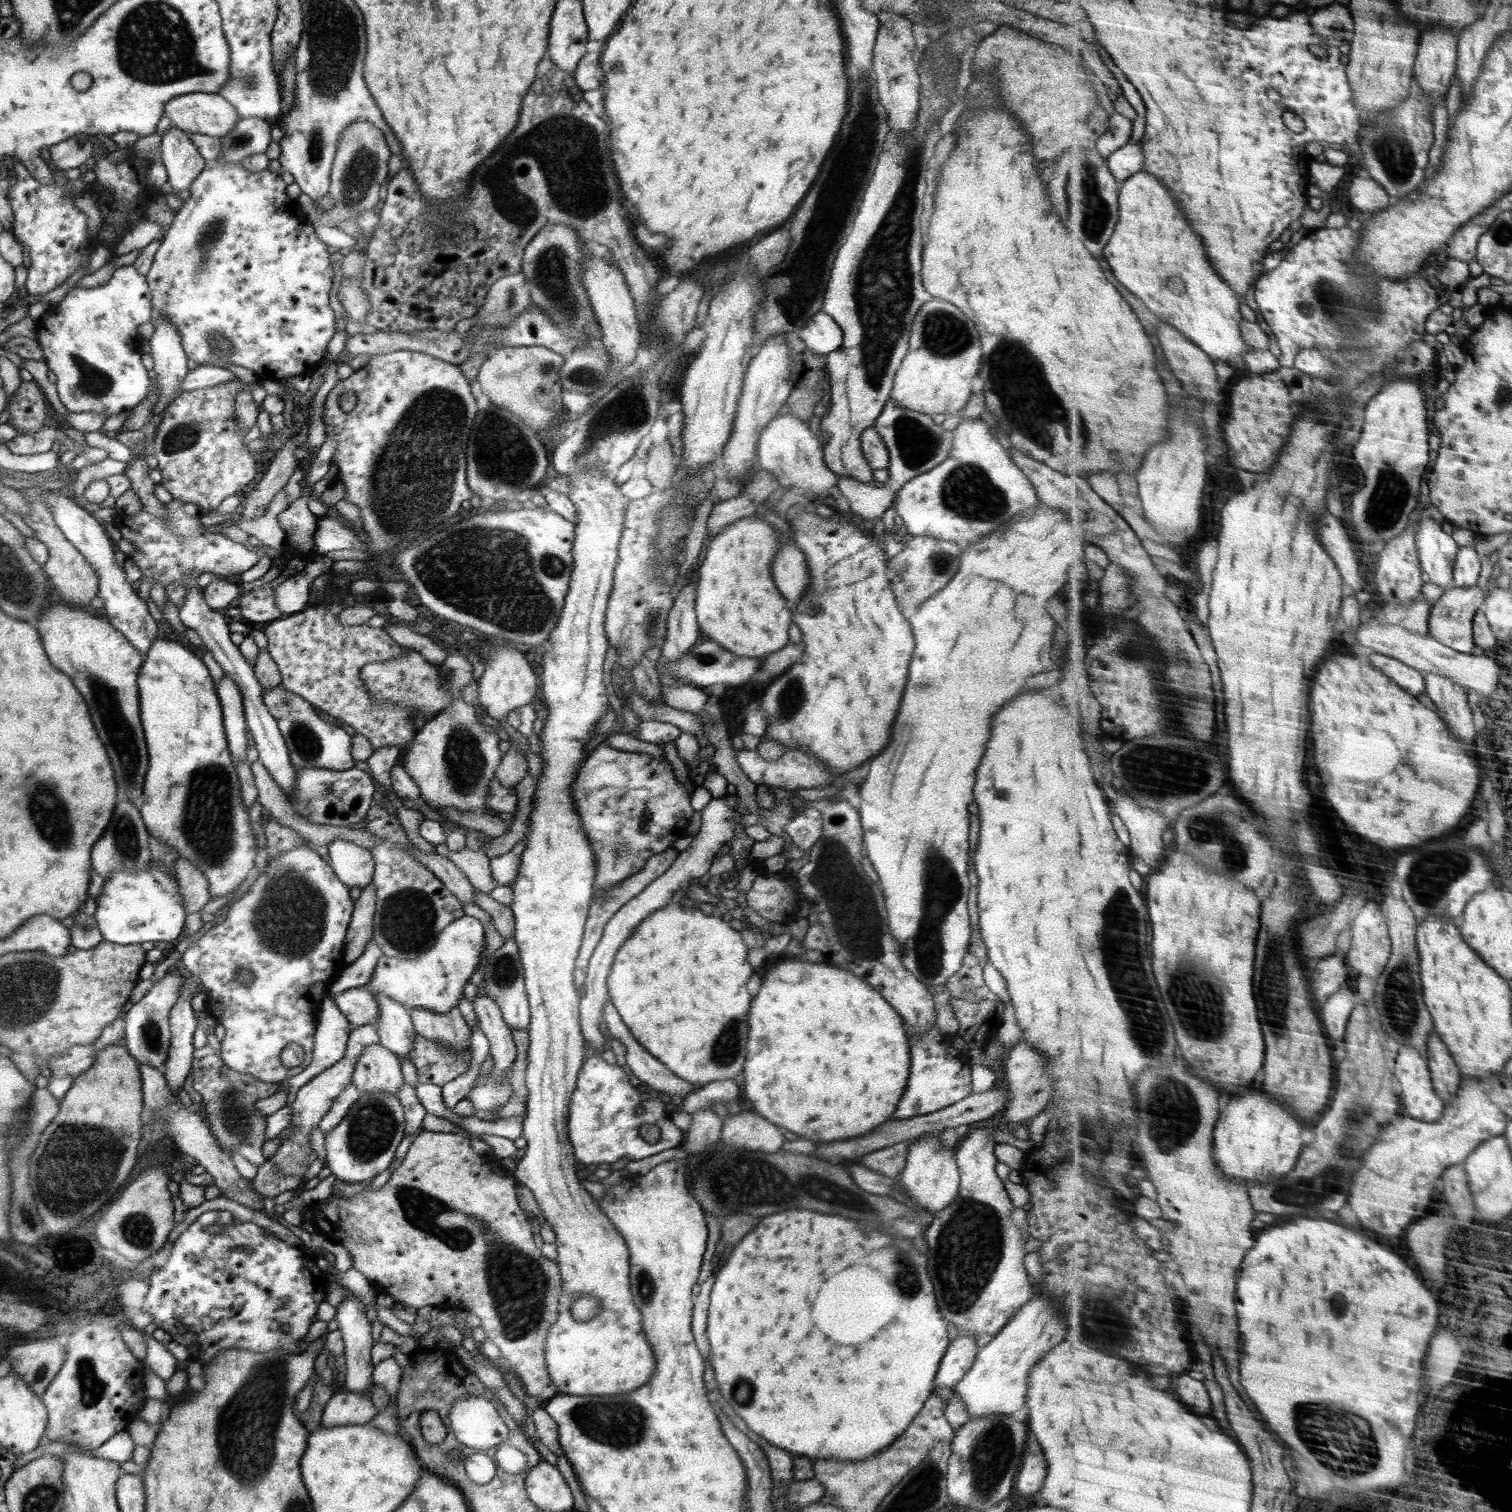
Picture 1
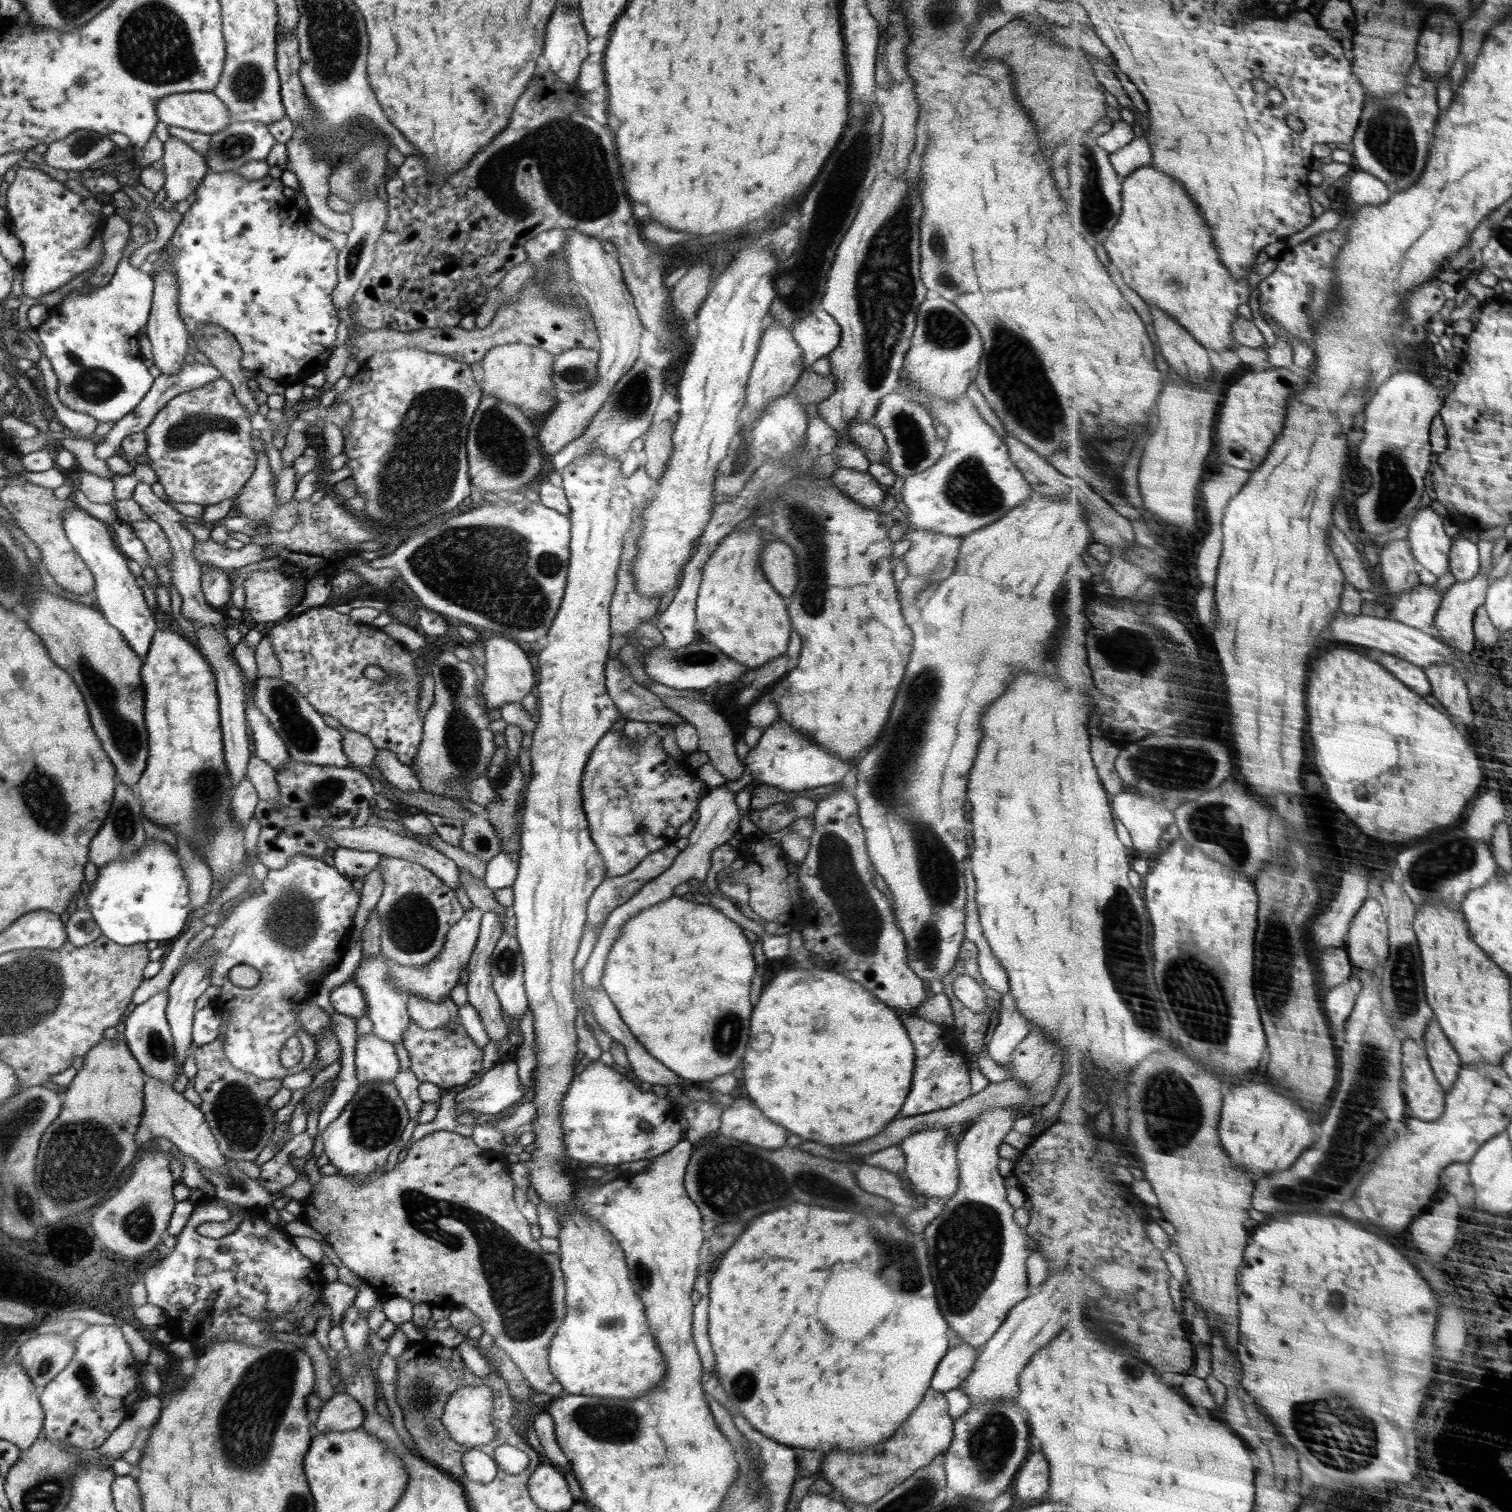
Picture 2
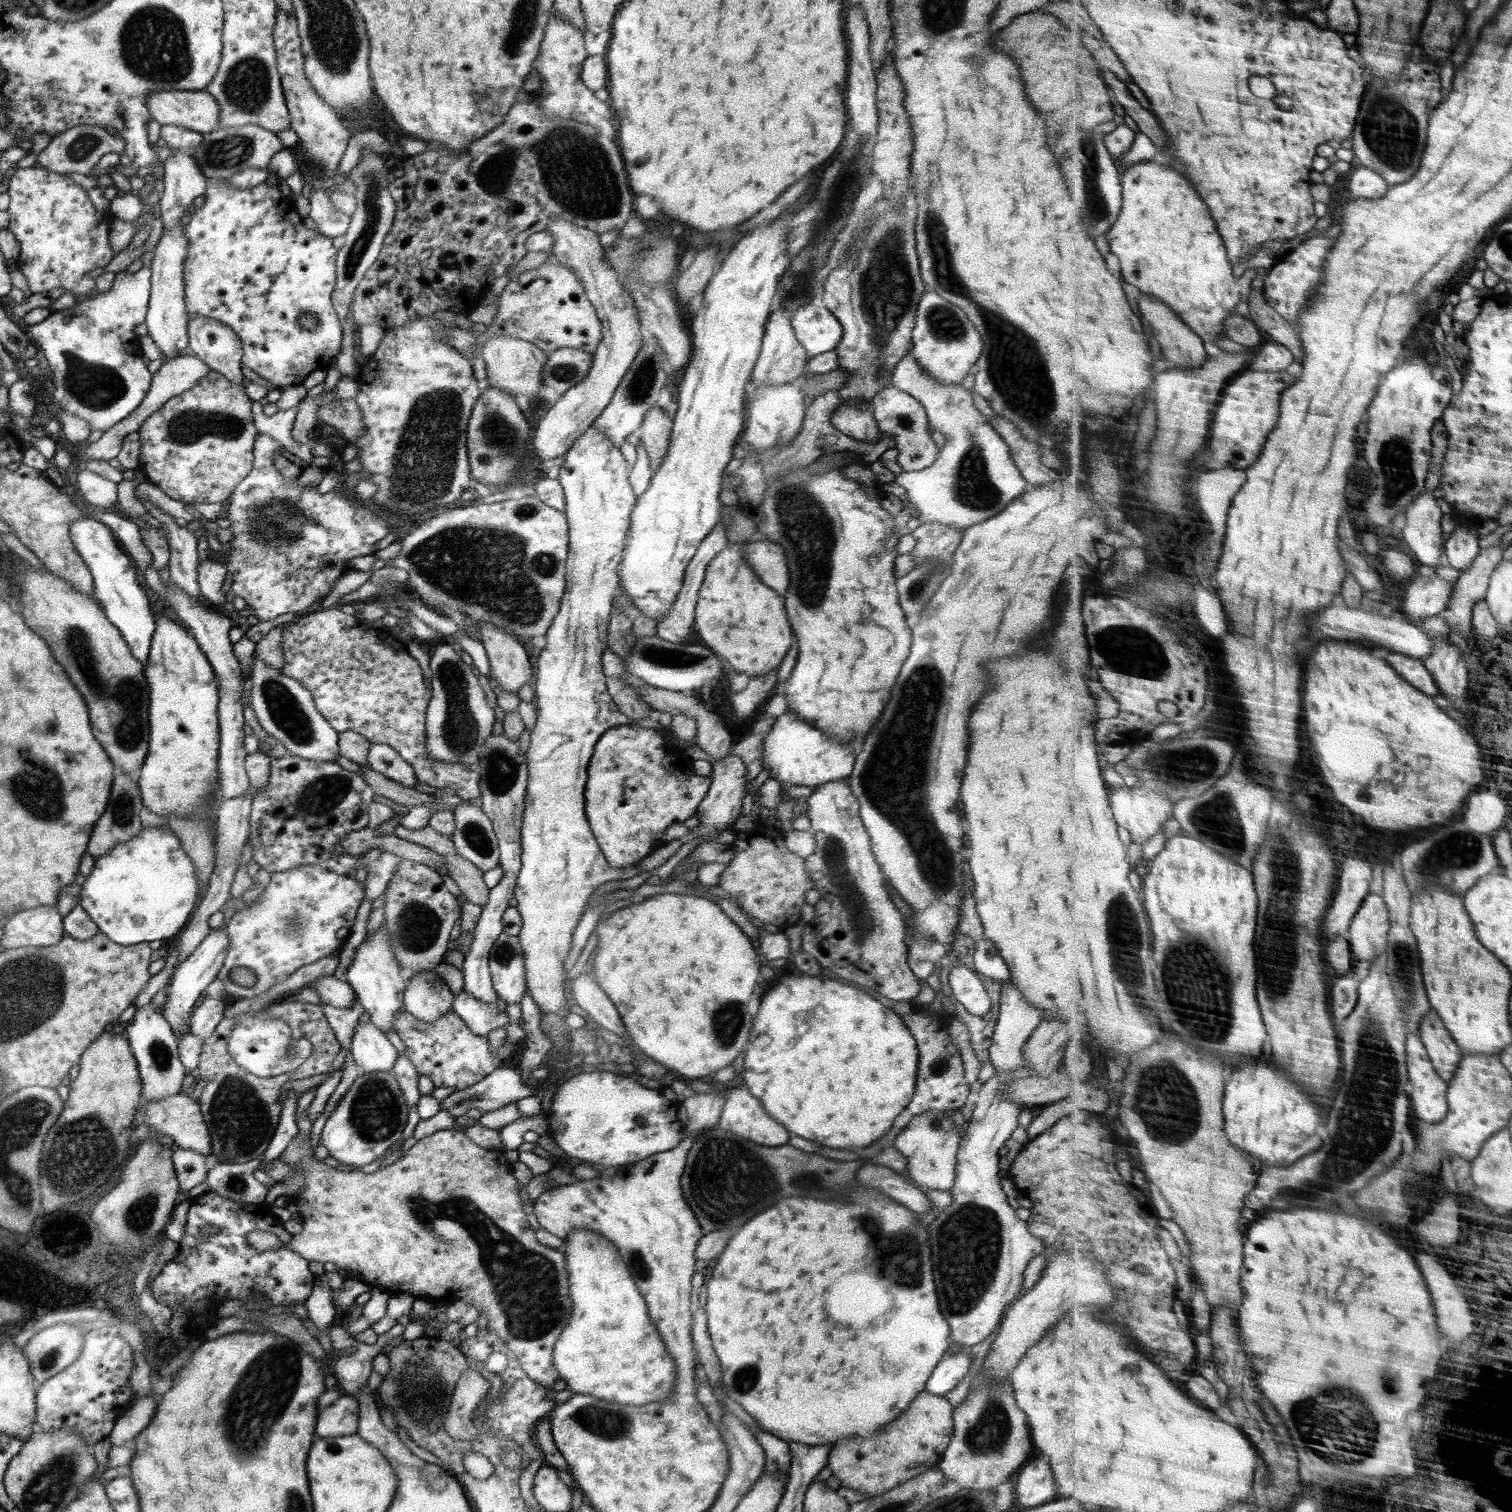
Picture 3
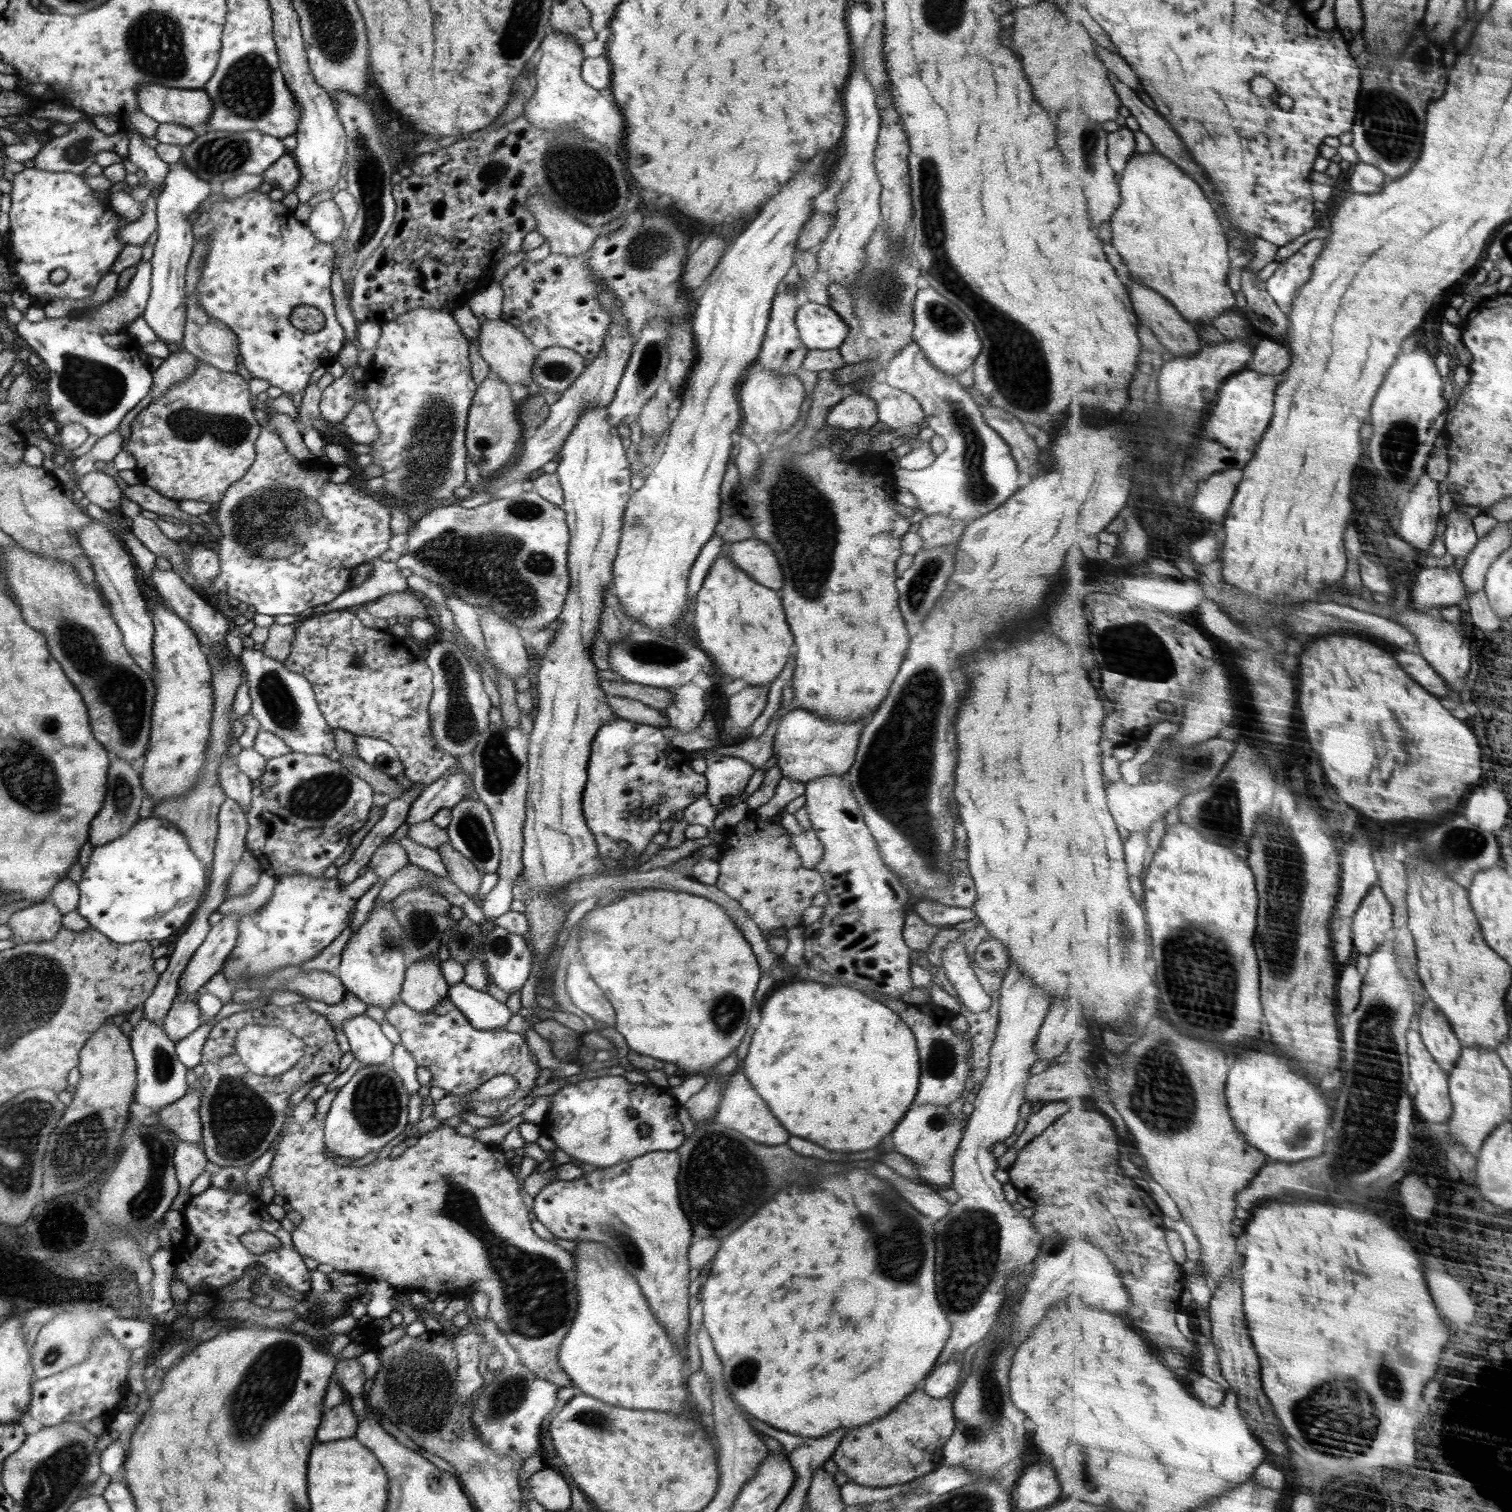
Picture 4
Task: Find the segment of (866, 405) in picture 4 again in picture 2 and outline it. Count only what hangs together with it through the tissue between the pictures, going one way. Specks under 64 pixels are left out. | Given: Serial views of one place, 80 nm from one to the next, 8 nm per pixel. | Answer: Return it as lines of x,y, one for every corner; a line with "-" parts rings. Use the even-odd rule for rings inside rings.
849,422
848,434
856,445
860,445
860,449
865,451
867,459
870,463
884,464
882,458
887,452
885,437
878,427
870,422

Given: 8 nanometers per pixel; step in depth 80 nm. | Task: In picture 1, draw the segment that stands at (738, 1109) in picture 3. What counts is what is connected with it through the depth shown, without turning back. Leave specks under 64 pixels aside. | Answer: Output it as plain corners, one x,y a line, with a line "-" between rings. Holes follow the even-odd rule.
743,1110
738,1115
730,1114
723,1121
720,1141
736,1148
772,1154
781,1150
784,1141
790,1137
786,1134
788,1132
782,1132
758,1113

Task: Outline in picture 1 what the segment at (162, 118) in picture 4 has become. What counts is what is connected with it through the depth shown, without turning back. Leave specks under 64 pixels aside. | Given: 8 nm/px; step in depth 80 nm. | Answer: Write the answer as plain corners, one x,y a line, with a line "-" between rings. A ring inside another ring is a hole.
191,92
171,98
164,105
164,116
185,132
219,138
226,136
240,118
223,96
206,92

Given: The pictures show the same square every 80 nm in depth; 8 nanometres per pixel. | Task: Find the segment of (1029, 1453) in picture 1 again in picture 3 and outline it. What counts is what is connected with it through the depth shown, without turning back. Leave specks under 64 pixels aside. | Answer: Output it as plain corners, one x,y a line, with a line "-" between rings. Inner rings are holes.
1035,1453
1020,1469
1014,1496
1029,1509
1047,1503
1055,1494
1052,1470
1046,1459

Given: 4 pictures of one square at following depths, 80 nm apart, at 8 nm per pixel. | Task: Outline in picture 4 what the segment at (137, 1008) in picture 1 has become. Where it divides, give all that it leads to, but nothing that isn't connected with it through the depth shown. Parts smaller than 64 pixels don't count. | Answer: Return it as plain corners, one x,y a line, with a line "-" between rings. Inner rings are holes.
143,1016
129,1037
137,1072
135,1102
148,1106
153,1112
158,1112
162,1107
175,1103
191,1091
186,1083
186,1075
190,1070
180,1062
175,1051
175,1044
169,1039
162,1025
157,1025

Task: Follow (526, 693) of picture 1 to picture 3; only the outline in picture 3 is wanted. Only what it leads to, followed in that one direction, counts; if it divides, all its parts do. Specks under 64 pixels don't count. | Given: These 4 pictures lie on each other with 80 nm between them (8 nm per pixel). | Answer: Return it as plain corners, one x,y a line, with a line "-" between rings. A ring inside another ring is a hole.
481,622
481,643
486,649
490,674
502,690
518,694
518,690
531,679
531,657
516,634
504,632
489,622

